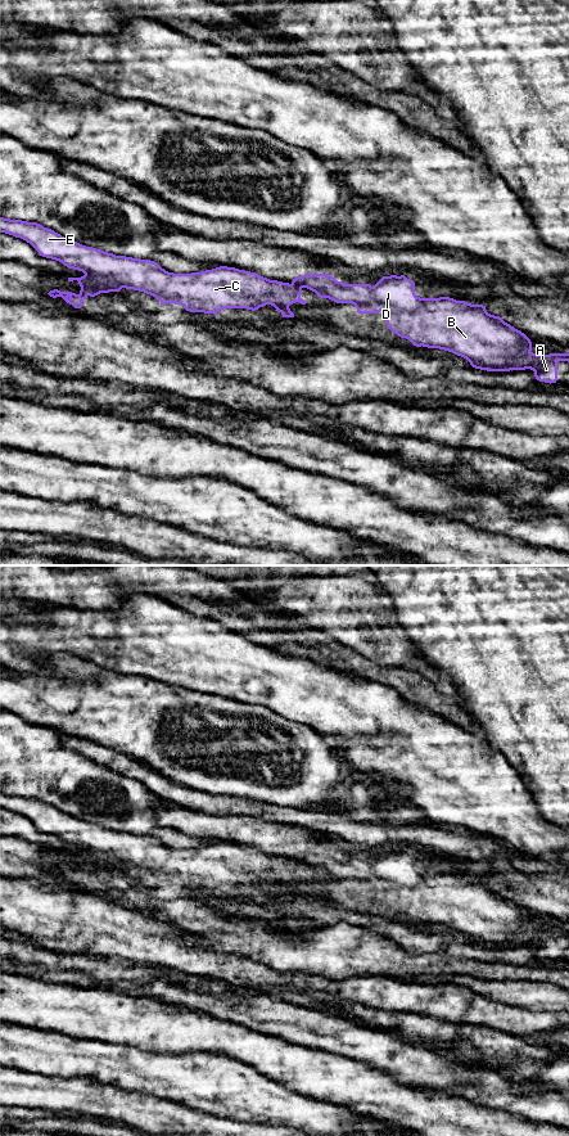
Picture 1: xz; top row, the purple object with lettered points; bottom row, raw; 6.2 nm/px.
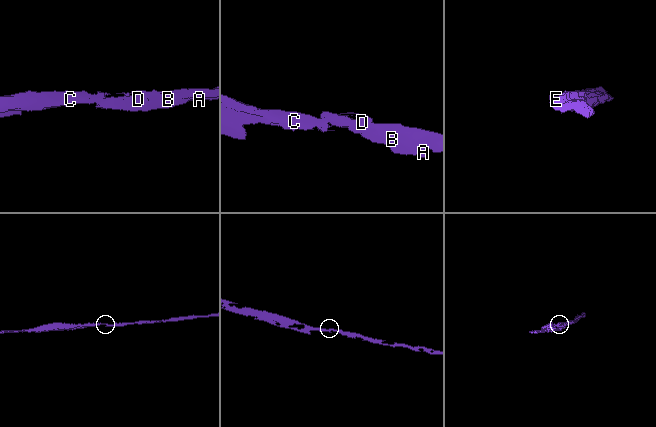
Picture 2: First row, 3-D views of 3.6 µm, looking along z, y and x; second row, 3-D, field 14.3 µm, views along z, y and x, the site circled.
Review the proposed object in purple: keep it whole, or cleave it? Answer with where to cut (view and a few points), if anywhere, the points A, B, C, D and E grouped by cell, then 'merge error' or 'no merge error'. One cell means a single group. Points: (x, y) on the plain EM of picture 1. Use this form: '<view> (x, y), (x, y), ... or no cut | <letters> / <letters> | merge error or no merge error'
xz (292, 859), (301, 864) | A B D / C E | merge error

